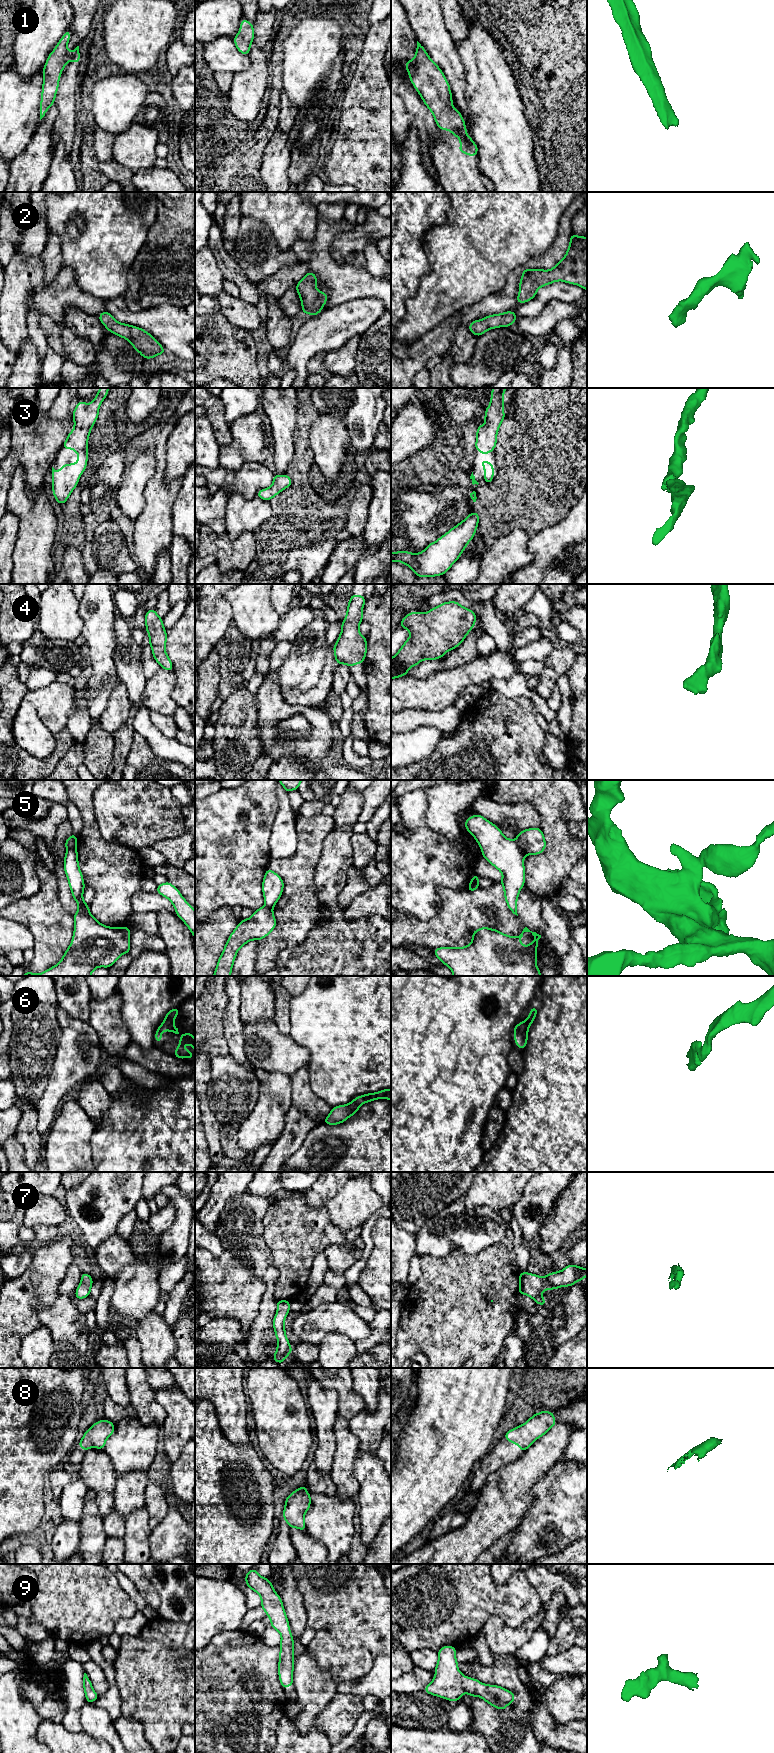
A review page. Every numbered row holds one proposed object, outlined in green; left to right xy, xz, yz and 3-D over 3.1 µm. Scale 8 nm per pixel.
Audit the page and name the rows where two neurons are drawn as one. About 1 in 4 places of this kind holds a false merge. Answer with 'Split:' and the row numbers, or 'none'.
Split: 5

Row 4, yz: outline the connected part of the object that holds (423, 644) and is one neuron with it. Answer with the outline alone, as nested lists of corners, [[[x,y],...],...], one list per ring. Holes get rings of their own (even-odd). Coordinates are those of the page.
[[[457,601],[443,602],[426,613],[409,612],[398,625],[410,632],[410,637],[391,658],[391,679],[407,676],[408,670],[422,660],[436,660],[449,650],[456,649],[473,629],[477,620],[475,613]]]

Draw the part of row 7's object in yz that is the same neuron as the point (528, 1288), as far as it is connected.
[[[575,1264],[566,1266],[558,1272],[551,1272],[545,1277],[528,1272],[519,1272],[519,1292],[518,1295],[528,1295],[535,1303],[545,1306],[546,1300],[541,1293],[562,1286],[570,1287],[576,1282],[582,1281],[587,1276],[587,1268],[581,1268]]]

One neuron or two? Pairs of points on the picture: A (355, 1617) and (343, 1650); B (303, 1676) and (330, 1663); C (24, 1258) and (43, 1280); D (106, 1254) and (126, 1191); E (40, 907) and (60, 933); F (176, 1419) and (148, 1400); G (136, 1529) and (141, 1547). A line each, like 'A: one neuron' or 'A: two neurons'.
A: one neuron
B: two neurons
C: two neurons
D: two neurons
E: one neuron
F: two neurons
G: one neuron

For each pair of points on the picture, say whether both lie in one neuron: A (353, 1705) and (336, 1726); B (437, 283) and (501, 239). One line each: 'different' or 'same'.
A: same
B: same

